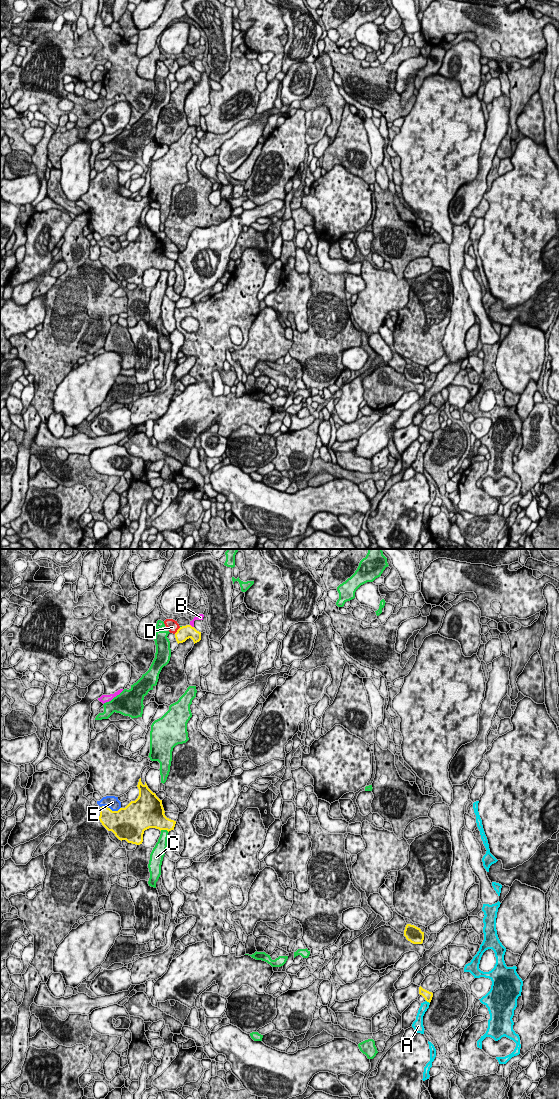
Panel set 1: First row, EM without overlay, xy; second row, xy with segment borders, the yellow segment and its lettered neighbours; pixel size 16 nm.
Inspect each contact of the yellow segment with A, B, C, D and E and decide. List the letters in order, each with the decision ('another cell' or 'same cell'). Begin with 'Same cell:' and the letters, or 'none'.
Same cell: none
A: another cell
B: another cell
C: another cell
D: another cell
E: another cell

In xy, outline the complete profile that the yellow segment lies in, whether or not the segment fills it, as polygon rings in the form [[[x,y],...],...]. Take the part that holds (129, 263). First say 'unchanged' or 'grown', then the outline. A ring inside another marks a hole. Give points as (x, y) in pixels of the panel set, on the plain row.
unchanged; [[[141,218],[137,227],[139,236],[135,241],[118,251],[112,251],[106,246],[100,247],[99,260],[119,280],[140,285],[145,270],[156,268],[169,272],[174,270],[176,261],[165,256],[162,240],[148,228],[146,222],[142,224]]]

